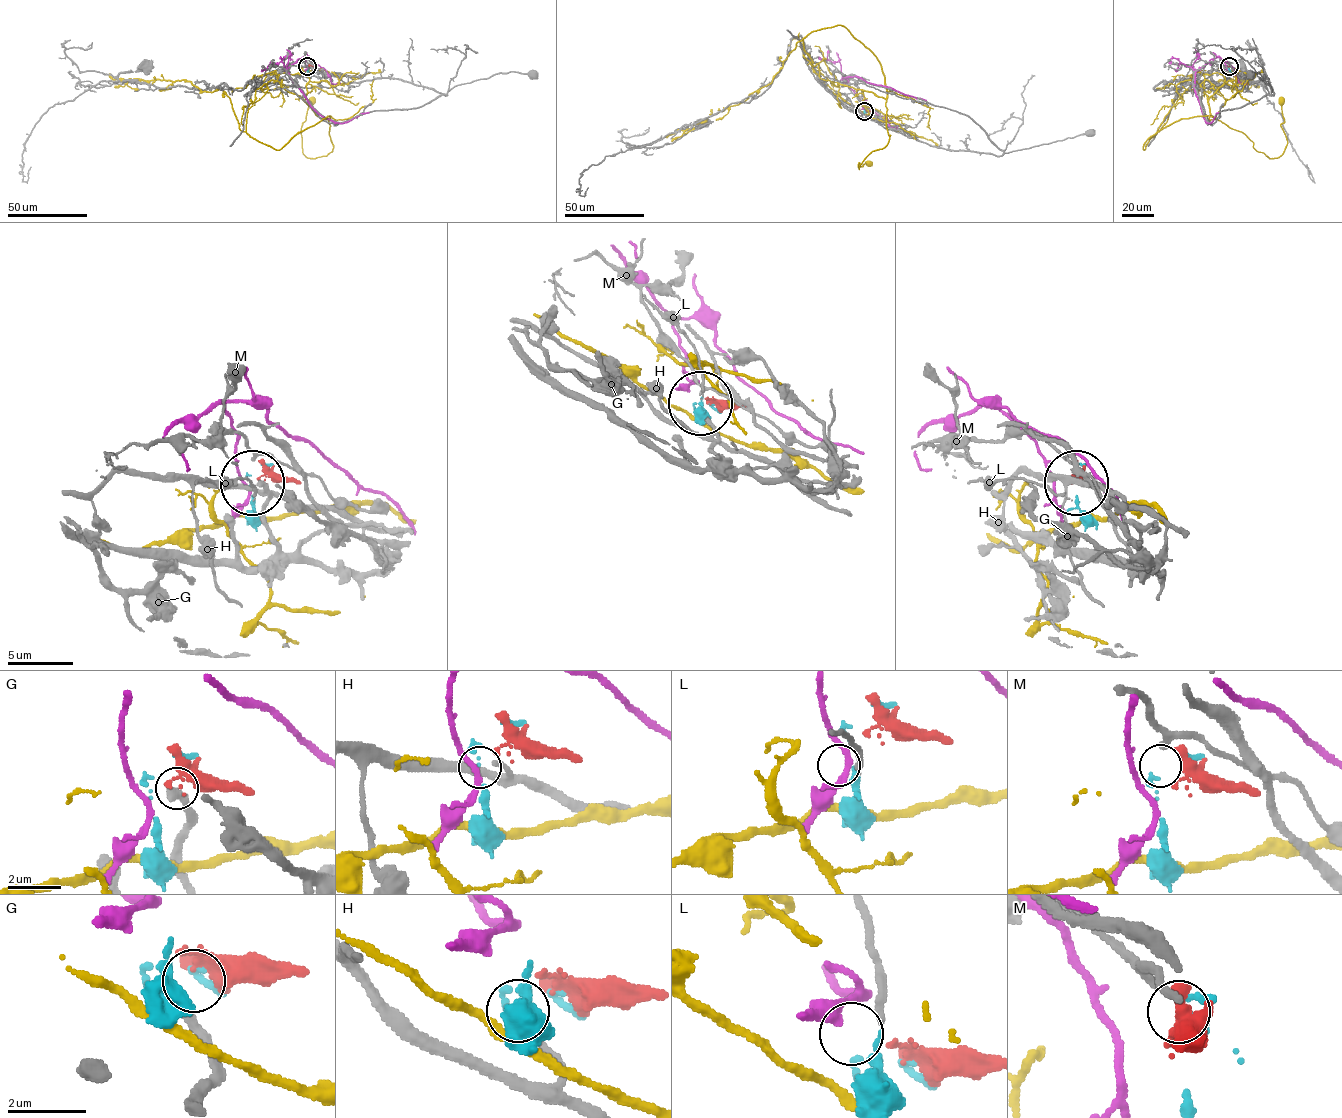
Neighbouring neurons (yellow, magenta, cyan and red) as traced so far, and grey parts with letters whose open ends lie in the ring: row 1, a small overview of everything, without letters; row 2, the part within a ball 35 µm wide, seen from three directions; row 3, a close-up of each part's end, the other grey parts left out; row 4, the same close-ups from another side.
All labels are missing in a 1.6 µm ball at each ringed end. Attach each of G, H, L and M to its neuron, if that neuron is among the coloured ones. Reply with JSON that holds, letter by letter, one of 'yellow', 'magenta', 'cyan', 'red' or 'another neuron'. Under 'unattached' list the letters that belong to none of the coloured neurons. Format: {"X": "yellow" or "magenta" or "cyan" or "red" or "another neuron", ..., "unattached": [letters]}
{"G": "red", "H": "another neuron", "L": "another neuron", "M": "cyan", "unattached": ["H", "L"]}

